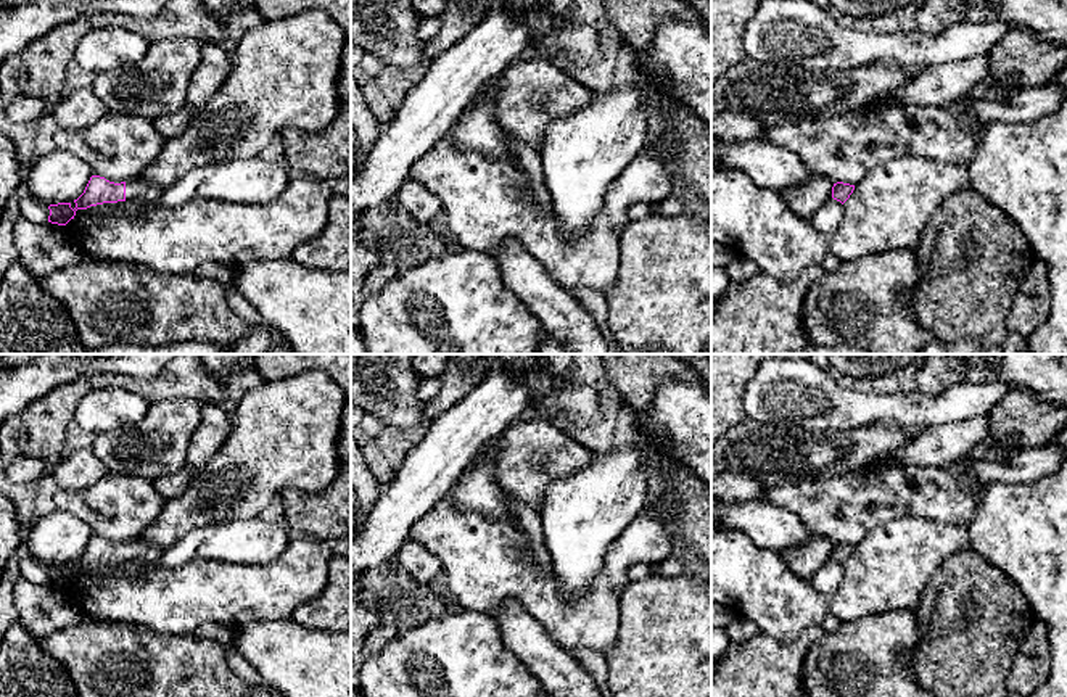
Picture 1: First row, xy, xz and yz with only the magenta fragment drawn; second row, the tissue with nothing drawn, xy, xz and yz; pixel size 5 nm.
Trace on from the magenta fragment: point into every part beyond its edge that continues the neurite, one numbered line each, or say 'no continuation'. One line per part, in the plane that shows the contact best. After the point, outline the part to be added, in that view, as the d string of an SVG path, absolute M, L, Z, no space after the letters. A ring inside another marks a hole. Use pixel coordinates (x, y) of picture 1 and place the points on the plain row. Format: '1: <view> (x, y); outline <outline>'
1: xy (137, 549); outline M138 538L126 542L126 560L138 560L154 565L159 562L163 552L164 551L161 547L145 542Z

